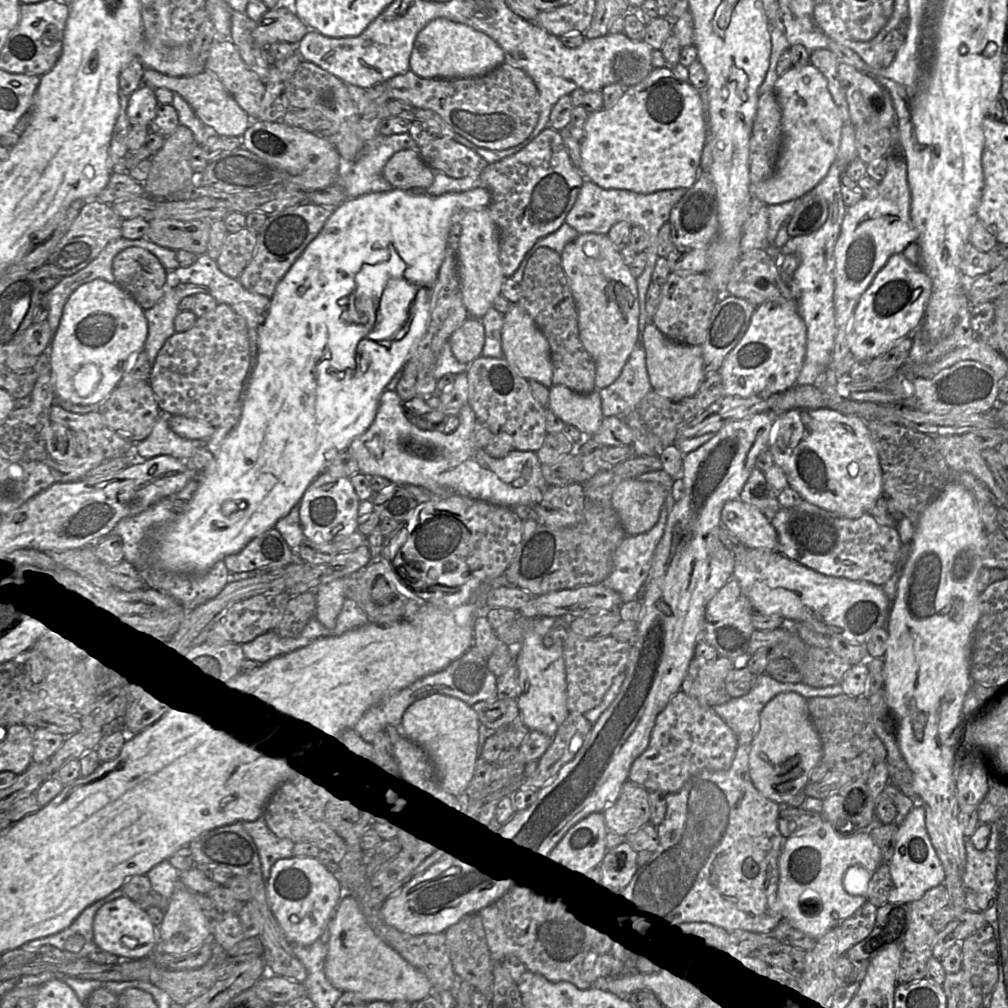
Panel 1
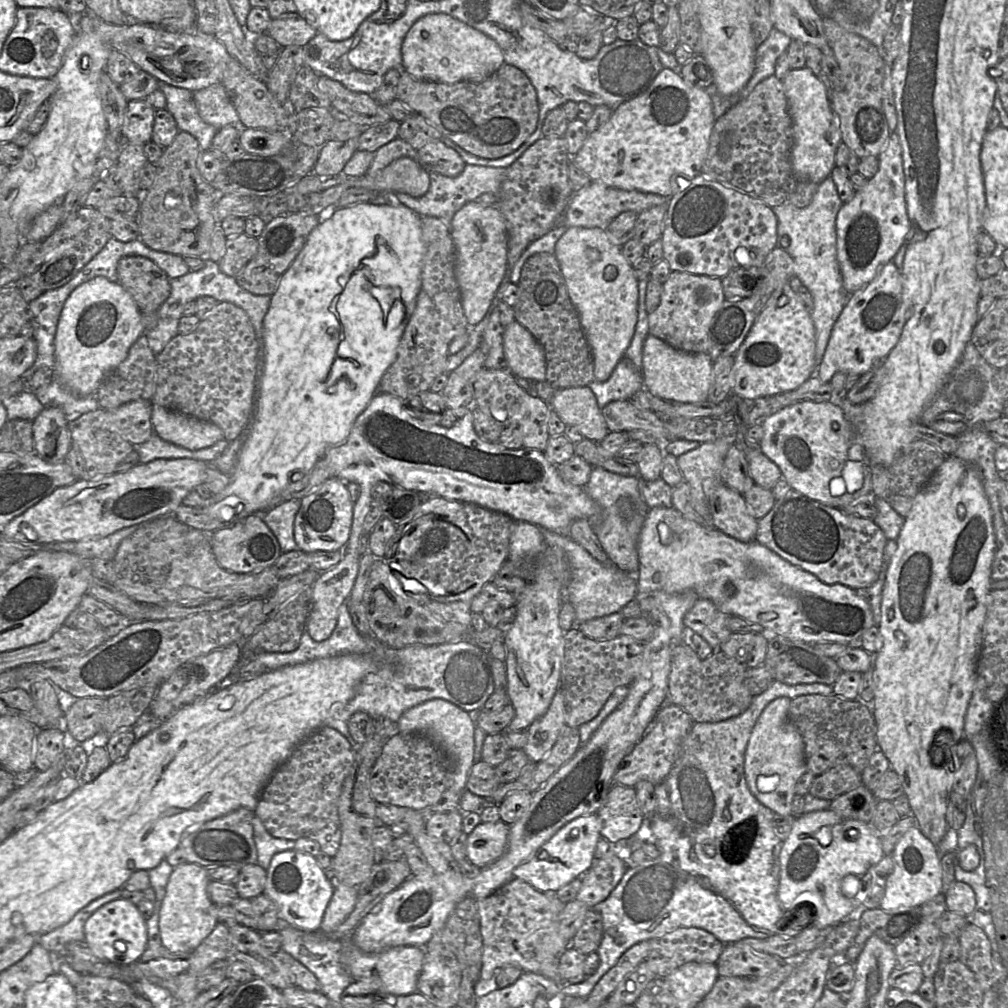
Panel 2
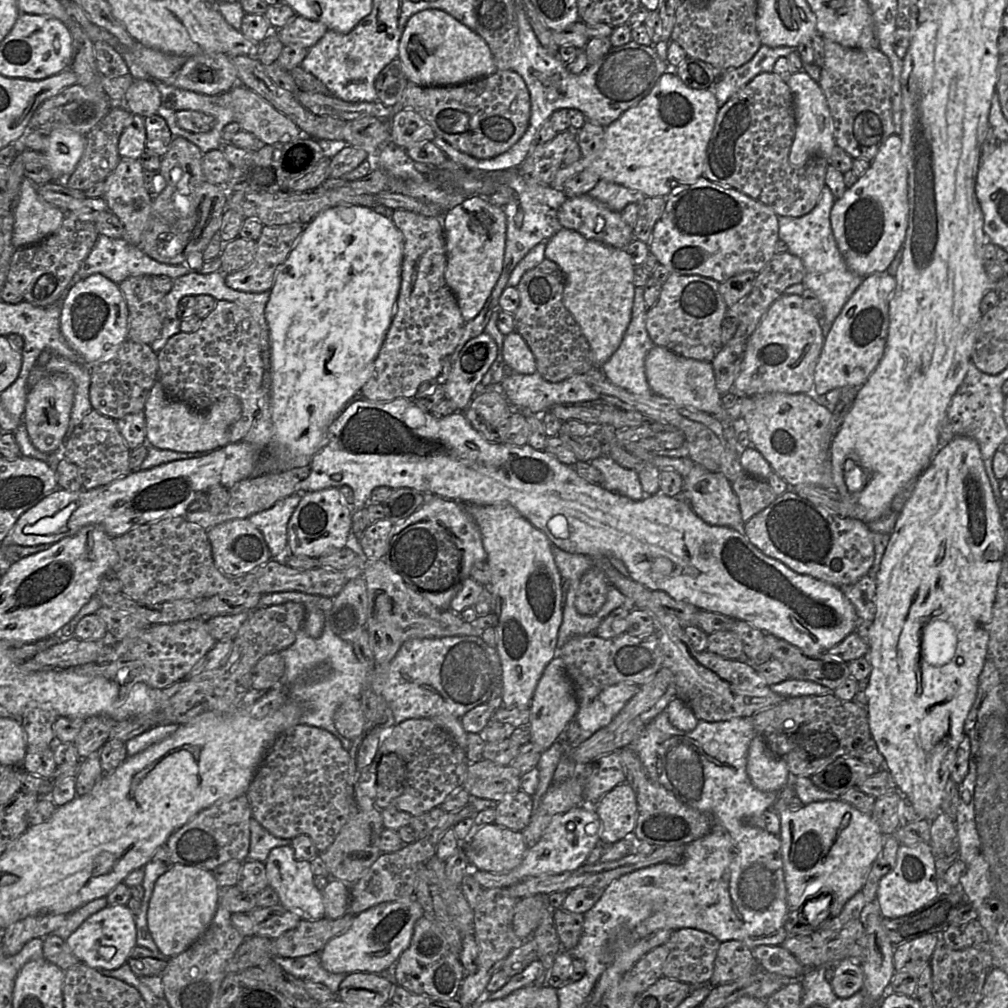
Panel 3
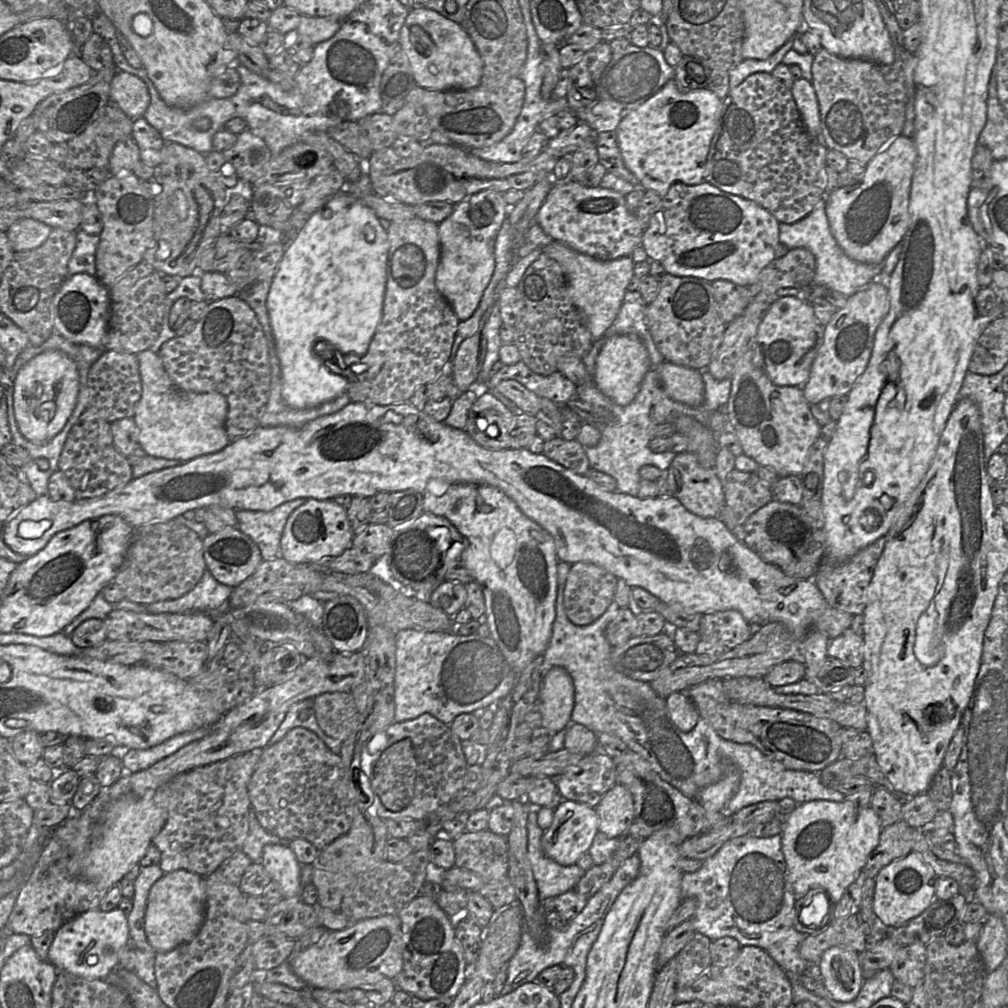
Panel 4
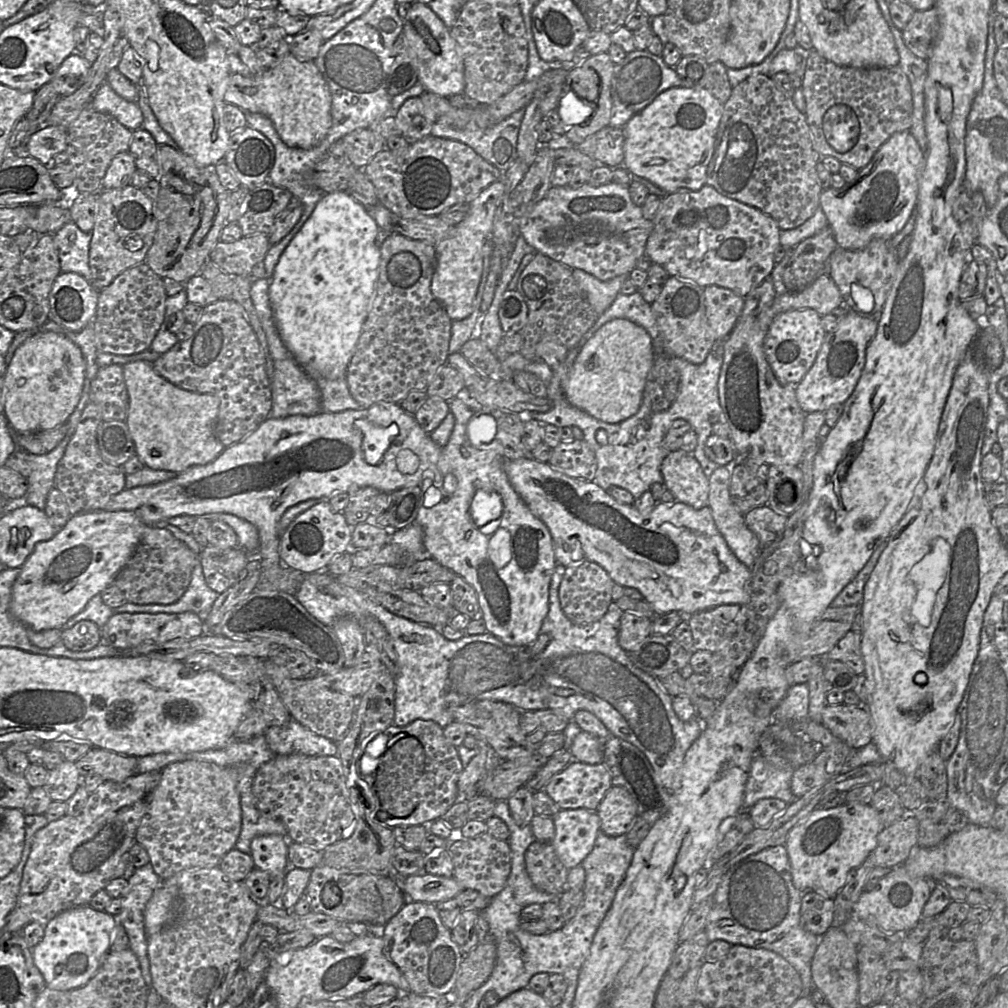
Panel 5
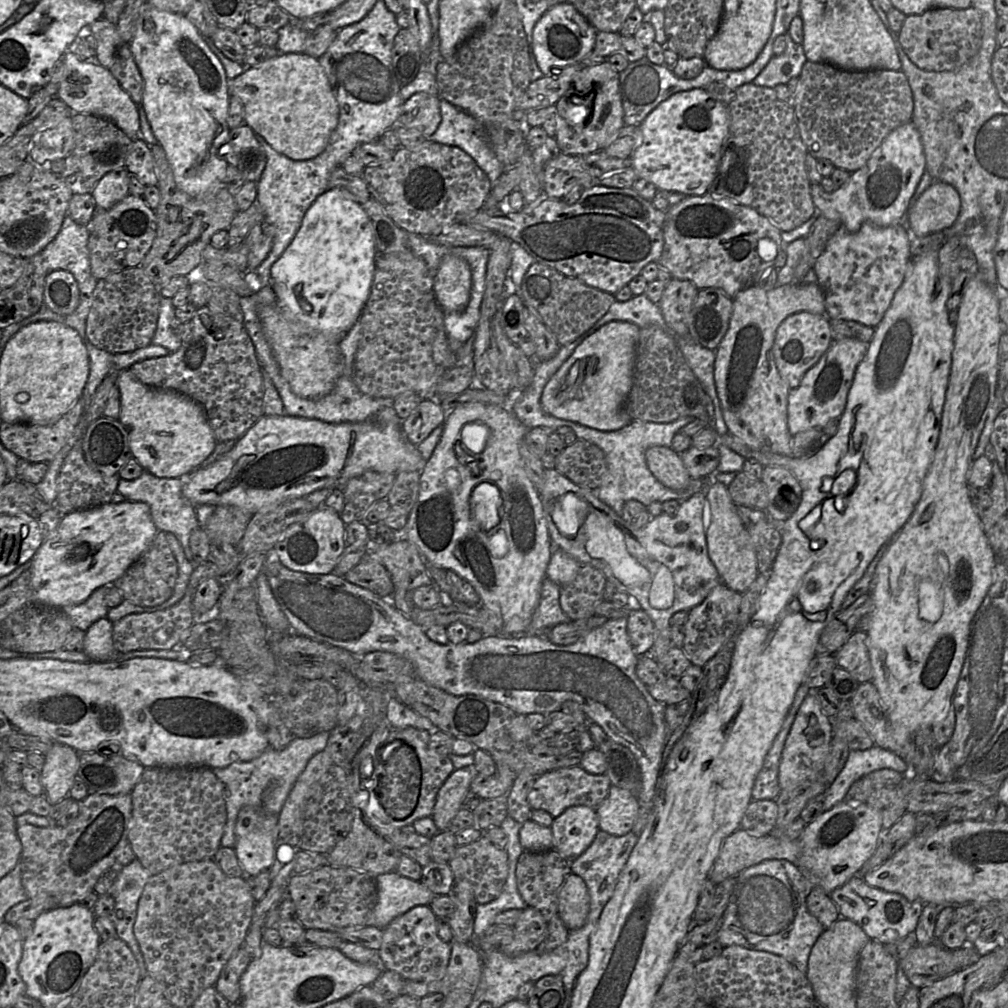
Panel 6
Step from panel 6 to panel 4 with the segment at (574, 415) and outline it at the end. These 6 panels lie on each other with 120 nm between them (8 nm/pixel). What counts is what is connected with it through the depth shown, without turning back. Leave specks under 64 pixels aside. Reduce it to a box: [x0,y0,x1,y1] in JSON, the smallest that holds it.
[592,335,650,405]

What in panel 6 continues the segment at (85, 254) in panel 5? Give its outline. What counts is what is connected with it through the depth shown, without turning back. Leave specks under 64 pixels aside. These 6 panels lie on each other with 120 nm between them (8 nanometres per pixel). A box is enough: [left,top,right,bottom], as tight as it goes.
[40,214,95,281]

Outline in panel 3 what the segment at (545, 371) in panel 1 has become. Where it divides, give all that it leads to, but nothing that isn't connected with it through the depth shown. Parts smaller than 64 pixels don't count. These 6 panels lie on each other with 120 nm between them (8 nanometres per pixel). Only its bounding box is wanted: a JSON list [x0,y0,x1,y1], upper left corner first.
[503,331,537,374]

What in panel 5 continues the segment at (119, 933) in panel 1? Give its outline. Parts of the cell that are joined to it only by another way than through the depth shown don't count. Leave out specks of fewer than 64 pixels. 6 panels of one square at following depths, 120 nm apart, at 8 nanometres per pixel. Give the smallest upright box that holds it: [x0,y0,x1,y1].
[32,905,118,991]

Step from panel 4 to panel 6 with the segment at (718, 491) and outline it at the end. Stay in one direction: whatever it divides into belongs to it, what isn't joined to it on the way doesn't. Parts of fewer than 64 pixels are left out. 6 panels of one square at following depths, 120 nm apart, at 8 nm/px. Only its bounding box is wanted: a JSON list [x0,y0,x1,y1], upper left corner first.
[645,446,692,490]

